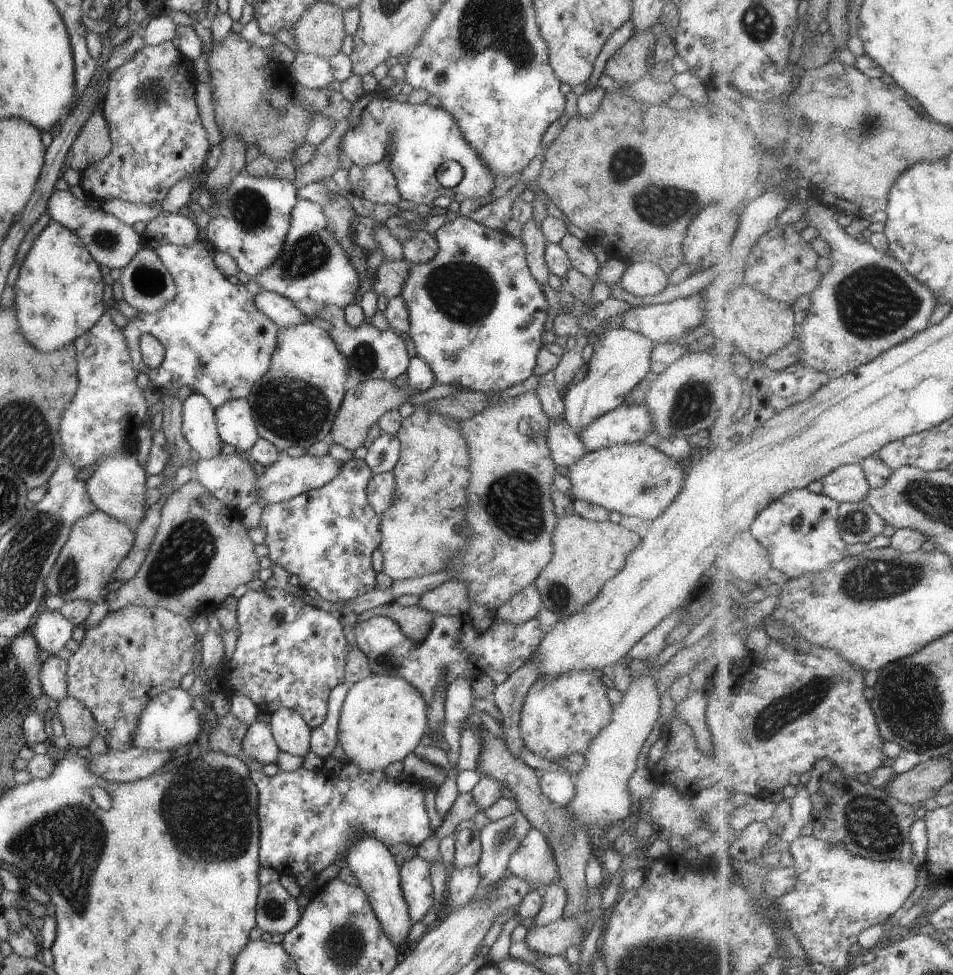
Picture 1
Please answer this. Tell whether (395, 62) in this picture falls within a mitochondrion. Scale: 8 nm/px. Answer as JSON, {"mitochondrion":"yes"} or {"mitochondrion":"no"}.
{"mitochondrion":"no"}

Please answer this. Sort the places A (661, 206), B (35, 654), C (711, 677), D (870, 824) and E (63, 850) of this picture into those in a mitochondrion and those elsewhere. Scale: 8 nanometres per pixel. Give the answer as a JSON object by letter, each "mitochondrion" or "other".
{"A":"mitochondrion","B":"other","C":"other","D":"mitochondrion","E":"mitochondrion"}

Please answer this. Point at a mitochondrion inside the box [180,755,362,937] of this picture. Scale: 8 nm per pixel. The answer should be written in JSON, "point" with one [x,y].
{"point":[274,909]}

